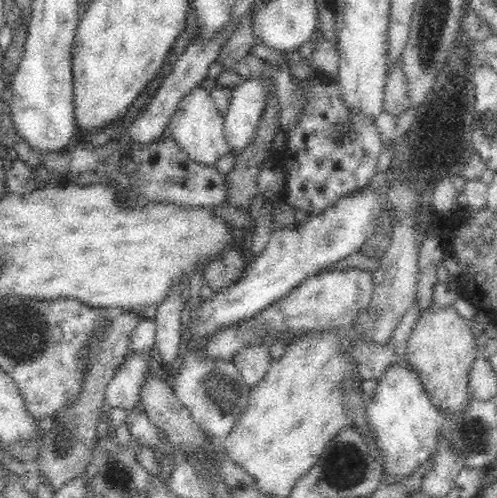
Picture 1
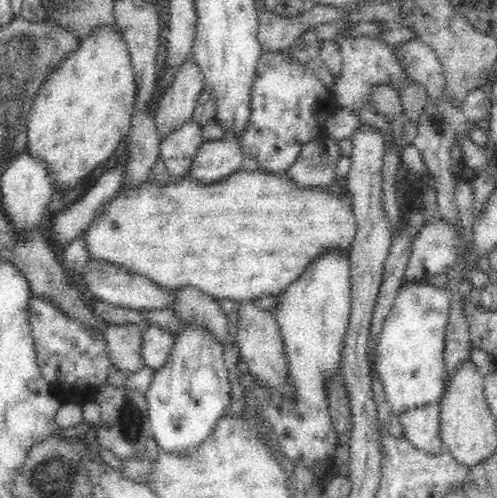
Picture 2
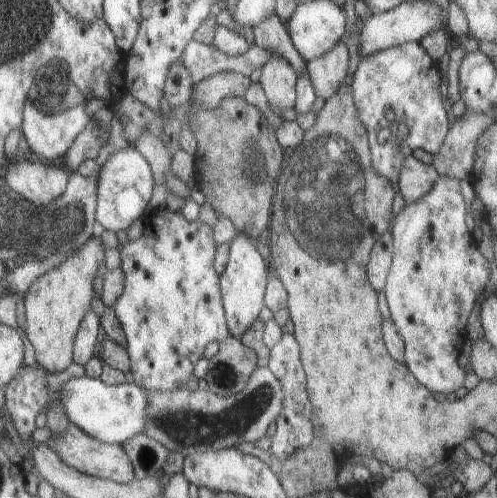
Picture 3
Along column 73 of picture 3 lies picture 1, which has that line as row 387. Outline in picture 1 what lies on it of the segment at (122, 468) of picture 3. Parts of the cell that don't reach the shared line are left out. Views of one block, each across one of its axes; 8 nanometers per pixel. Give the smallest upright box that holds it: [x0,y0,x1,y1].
[404,302,480,410]

